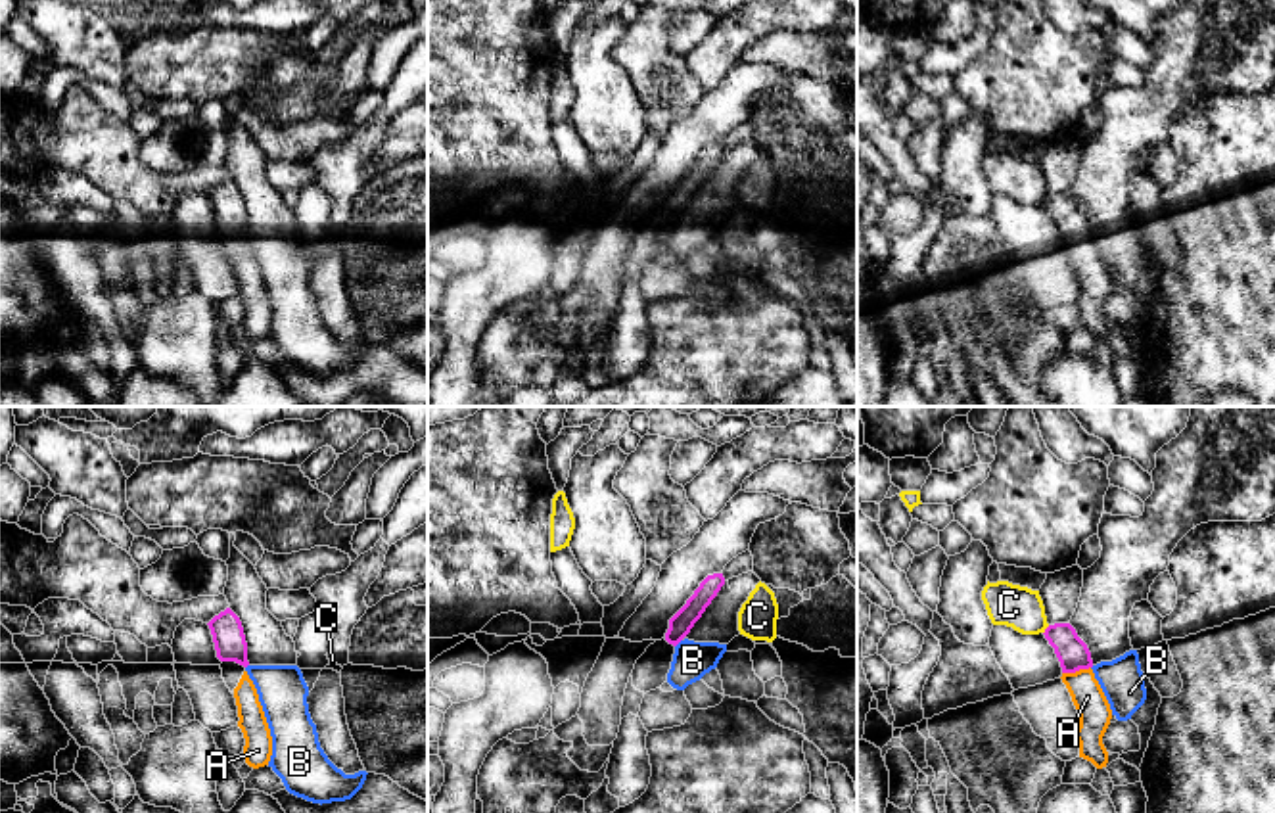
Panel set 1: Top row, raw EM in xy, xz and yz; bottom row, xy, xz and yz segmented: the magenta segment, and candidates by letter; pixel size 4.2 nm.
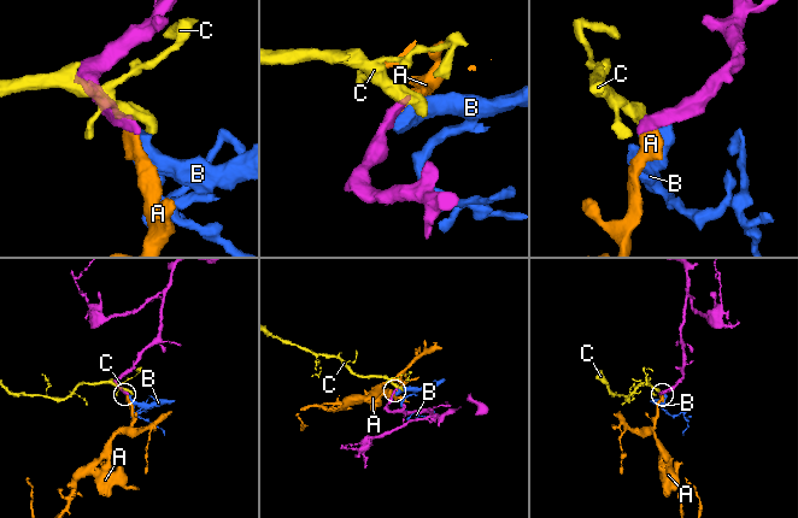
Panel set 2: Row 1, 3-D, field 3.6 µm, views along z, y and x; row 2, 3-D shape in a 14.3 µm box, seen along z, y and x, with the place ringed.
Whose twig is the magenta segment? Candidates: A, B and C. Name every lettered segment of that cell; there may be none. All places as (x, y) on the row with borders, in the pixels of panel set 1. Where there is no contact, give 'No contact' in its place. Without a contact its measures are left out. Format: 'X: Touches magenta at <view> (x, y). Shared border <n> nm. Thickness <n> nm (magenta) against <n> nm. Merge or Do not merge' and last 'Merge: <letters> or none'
A: Touches magenta at yz (1076, 670). Shared border 120 nm. Thickness 140 nm (magenta) against 140 nm. Merge
B: Touches magenta at xz (679, 641). Shared border 50 nm. Thickness 100 nm (magenta) against 160 nm. Do not merge
C: Touches magenta at yz (1045, 629). Shared border 50 nm. Thickness 140 nm (magenta) against 180 nm. Do not merge
Merge: A

